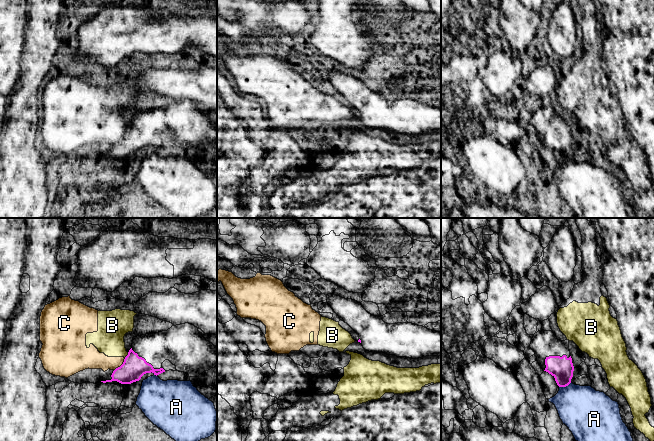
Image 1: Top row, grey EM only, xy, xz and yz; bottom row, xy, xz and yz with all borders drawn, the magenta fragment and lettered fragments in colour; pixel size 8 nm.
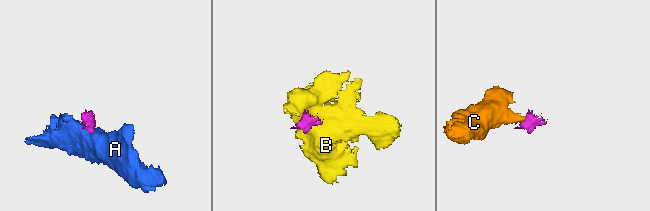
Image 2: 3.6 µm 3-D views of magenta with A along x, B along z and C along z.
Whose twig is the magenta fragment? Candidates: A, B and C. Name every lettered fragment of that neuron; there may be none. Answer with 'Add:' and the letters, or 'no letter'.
Add: no letter

